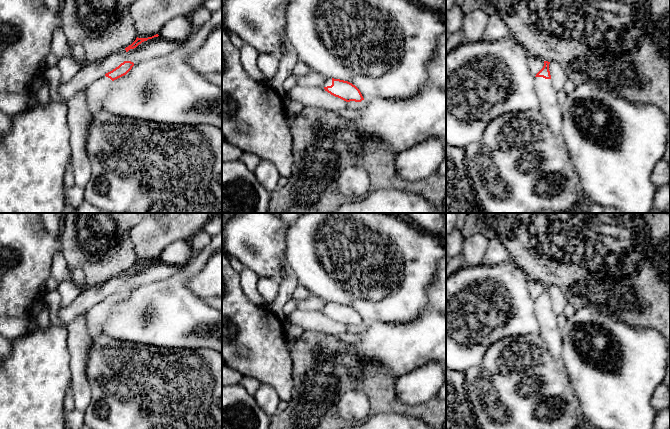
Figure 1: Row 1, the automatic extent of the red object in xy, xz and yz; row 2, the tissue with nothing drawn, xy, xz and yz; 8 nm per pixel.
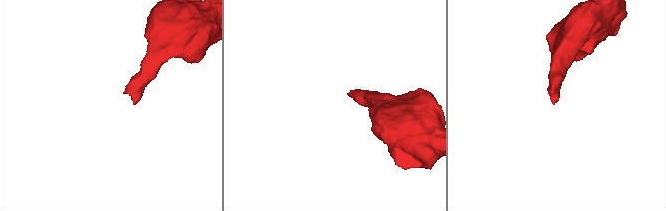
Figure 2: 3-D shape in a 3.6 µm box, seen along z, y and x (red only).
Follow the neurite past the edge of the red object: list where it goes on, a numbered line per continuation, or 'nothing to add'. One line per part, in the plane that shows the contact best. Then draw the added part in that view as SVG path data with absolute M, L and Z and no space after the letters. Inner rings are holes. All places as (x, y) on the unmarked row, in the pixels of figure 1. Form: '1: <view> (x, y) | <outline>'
1: yz (549, 331) | M535 301L535 315L539 324L539 336L543 339L552 358L561 362L562 336L557 316L553 312L552 303Z

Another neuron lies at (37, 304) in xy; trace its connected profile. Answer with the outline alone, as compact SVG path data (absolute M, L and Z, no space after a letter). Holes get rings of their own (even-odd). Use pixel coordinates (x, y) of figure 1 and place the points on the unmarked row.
M39 295L34 298L30 303L30 312L32 315L36 316L44 307L43 295Z

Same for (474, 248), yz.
M477 233L463 238L462 255L466 266L480 266L486 254L489 238Z

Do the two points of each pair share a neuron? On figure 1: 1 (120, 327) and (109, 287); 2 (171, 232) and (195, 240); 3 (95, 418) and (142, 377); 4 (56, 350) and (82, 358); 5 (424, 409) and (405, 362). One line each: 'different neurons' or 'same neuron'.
1: different neurons
2: different neurons
3: same neuron
4: different neurons
5: different neurons

